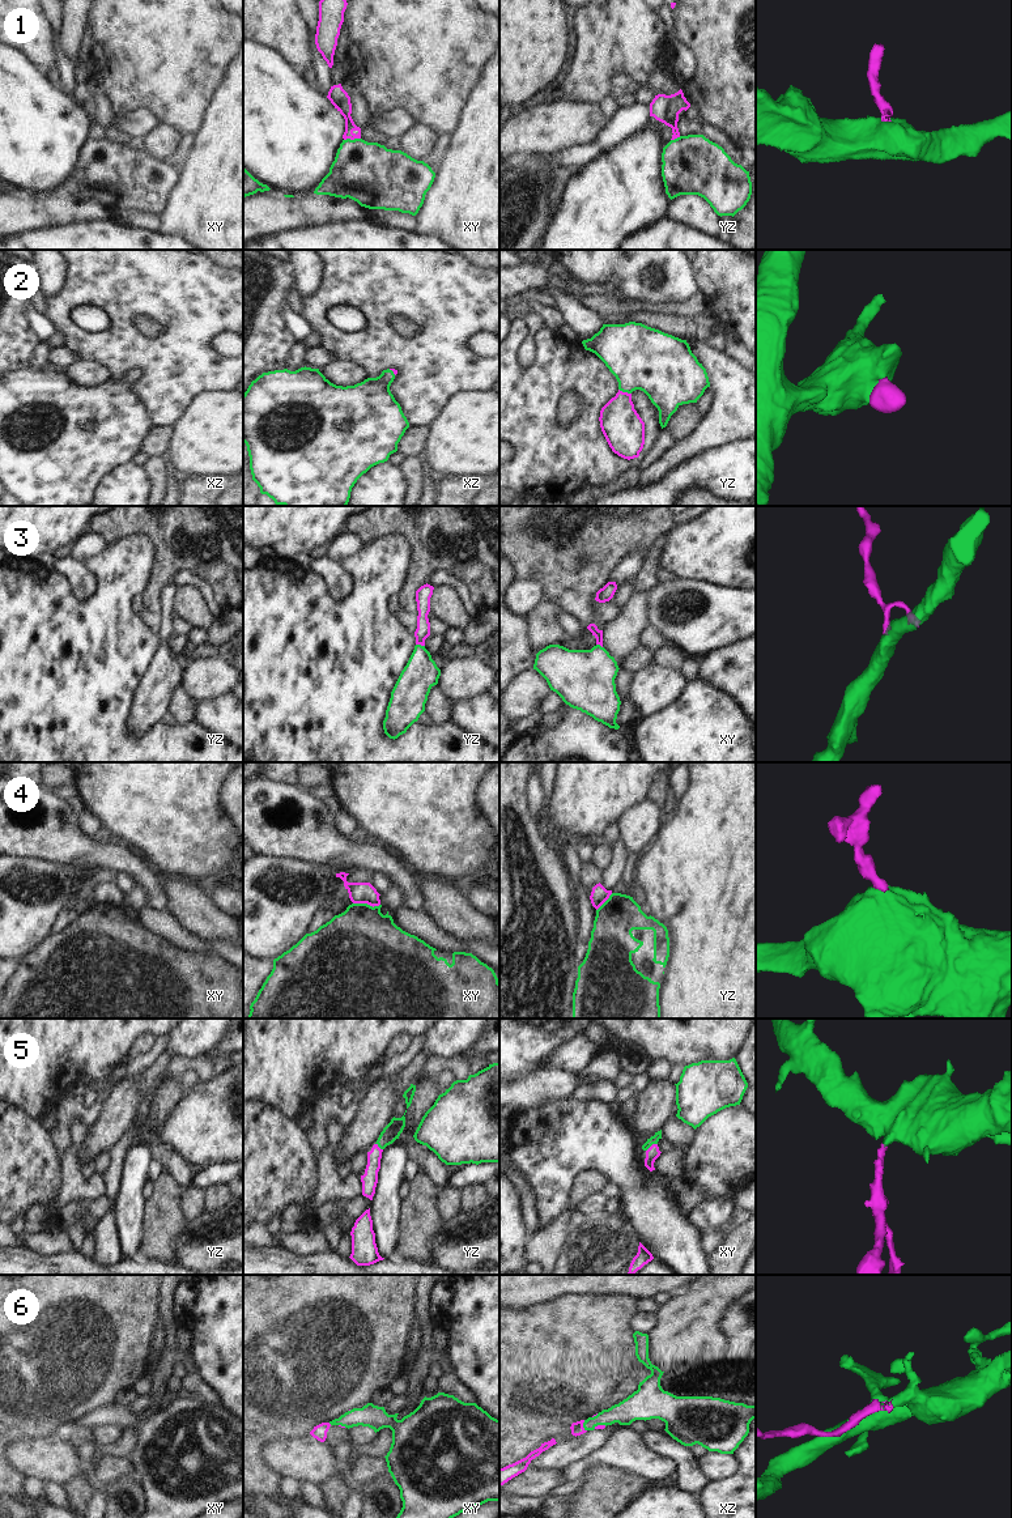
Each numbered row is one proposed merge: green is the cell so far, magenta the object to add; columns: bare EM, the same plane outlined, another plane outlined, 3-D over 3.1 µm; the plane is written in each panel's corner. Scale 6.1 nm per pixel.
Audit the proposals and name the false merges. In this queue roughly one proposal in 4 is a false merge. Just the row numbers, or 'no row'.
1, 4

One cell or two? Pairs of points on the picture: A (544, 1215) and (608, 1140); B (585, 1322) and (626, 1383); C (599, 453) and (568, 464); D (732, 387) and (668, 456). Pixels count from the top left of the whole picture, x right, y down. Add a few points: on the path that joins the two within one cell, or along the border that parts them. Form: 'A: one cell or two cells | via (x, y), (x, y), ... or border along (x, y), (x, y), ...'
A: one cell | via (551, 1194), (551, 1186), (587, 1149)
B: two cells | border along (628, 1374), (604, 1402)
C: one cell | via (591, 456), (575, 458)
D: one cell | via (730, 408), (689, 447)

